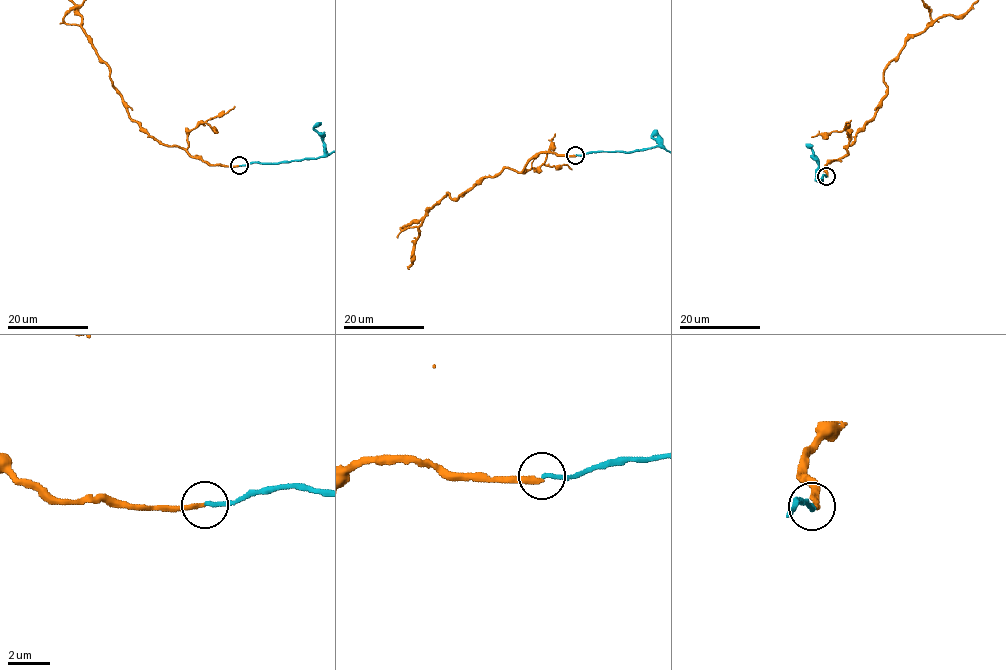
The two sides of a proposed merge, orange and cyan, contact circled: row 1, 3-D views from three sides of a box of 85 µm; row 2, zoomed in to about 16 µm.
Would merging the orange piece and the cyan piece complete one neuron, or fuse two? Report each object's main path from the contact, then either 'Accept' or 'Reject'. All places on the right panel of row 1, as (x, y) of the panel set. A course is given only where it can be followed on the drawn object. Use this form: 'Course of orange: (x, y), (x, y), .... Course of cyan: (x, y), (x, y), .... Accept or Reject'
Course of orange: (826, 176), (827, 163), (847, 153), (874, 115), (885, 67), (910, 37). Reject

